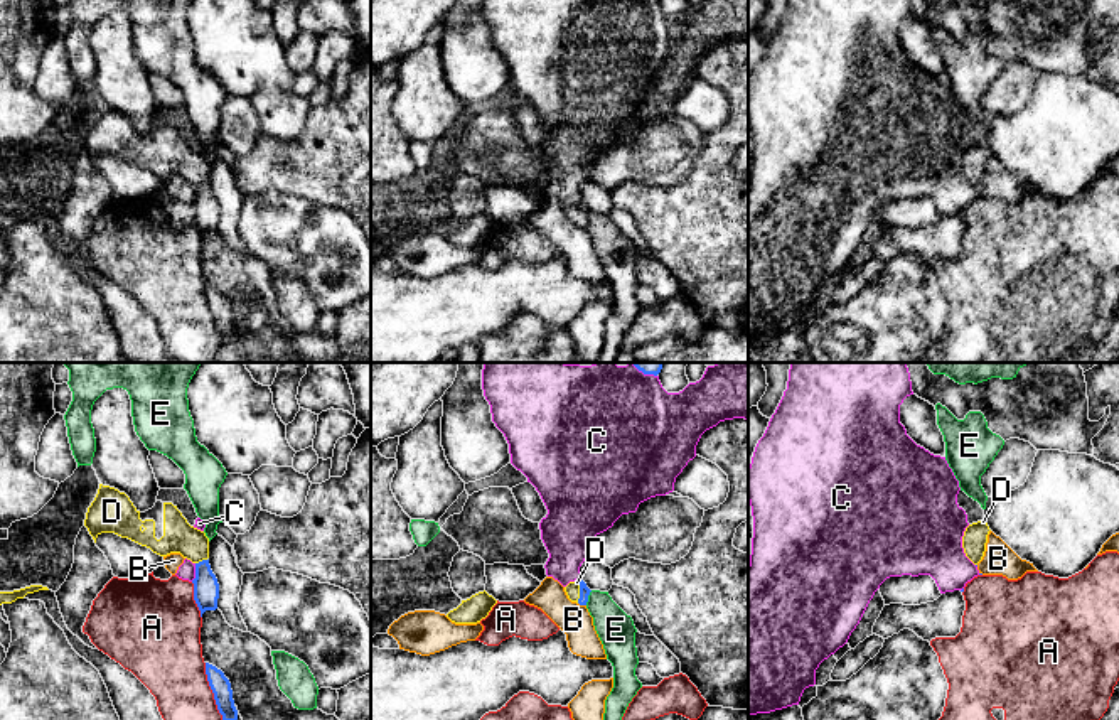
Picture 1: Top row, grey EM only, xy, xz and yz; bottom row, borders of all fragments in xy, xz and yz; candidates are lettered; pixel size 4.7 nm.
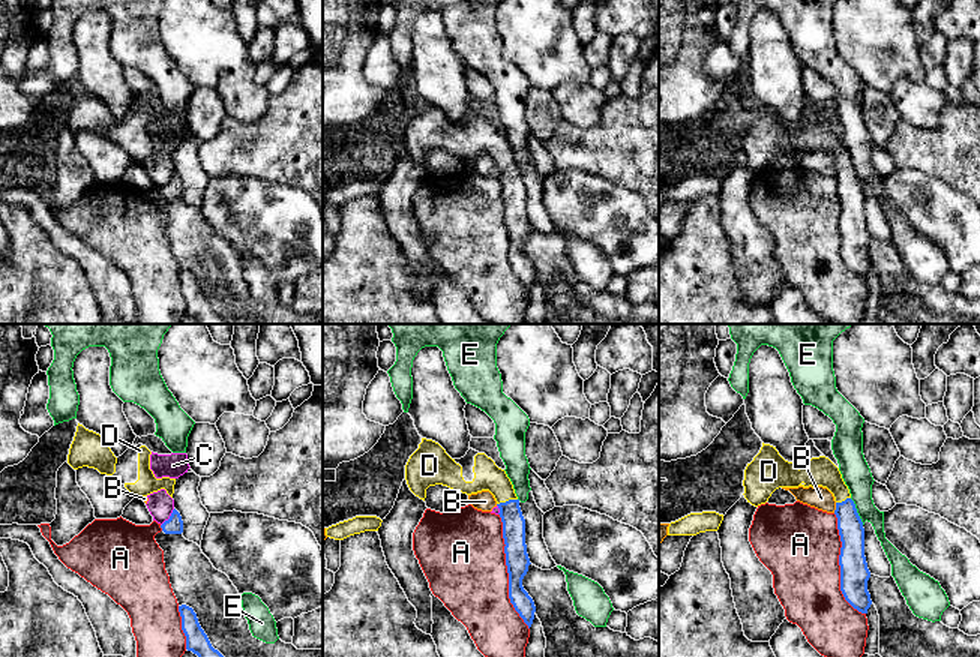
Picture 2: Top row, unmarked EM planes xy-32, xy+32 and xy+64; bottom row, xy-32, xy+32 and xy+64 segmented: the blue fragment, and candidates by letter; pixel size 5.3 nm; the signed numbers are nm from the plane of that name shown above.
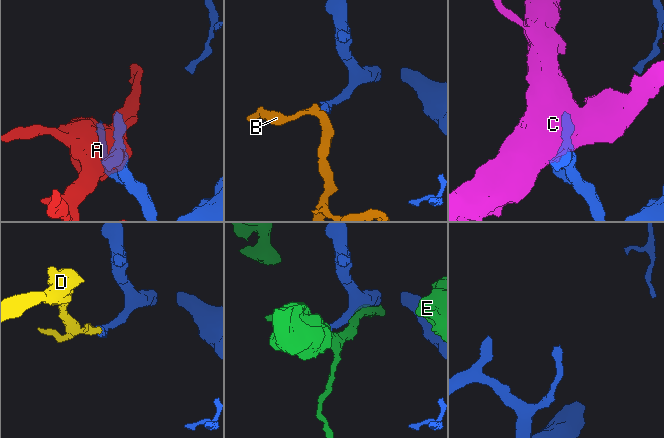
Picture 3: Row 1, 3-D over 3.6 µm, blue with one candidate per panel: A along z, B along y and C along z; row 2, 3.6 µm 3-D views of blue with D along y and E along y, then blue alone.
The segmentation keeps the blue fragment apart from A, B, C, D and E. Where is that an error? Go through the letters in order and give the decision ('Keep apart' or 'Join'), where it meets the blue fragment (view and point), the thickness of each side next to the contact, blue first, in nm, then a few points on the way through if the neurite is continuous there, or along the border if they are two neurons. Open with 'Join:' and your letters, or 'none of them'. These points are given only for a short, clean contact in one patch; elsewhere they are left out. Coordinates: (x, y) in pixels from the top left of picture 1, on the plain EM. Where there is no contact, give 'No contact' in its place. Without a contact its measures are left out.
Join: D
A: Keep apart. Touches blue at xy (213, 314). Thickness 90 nm (blue) against 320 nm
B: Keep apart. Touches blue at xz (582, 226). Thickness 50 nm (blue) against 160 nm. Boundary: xz (578, 225), (585, 228)
C: Keep apart. Touches blue at xy (196, 194). Thickness 130 nm (blue) against 80 nm
D: Join. Touches blue at xz (580, 214). Thickness 50 nm (blue) against 70 nm. Path across: xz (583, 213), (580, 214), (572, 211)
E: Keep apart. Touches blue at xz (587, 220). Thickness 50 nm (blue) against 180 nm

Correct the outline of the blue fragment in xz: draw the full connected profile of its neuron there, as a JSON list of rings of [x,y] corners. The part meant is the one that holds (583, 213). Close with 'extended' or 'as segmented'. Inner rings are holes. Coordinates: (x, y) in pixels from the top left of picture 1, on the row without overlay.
[[[580,201],[580,202],[575,202],[575,204],[570,204],[566,209],[565,209],[565,214],[568,218],[568,221],[571,224],[576,224],[580,228],[586,228],[588,224],[588,218],[590,218],[590,211],[586,209],[586,206]]] | extended

